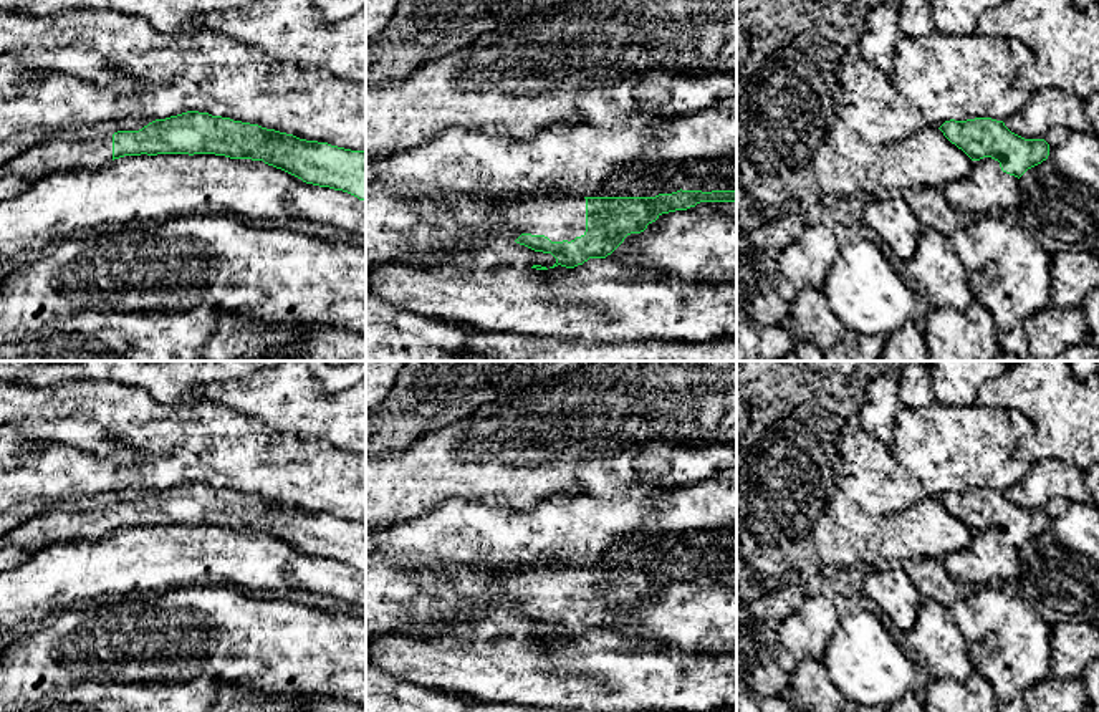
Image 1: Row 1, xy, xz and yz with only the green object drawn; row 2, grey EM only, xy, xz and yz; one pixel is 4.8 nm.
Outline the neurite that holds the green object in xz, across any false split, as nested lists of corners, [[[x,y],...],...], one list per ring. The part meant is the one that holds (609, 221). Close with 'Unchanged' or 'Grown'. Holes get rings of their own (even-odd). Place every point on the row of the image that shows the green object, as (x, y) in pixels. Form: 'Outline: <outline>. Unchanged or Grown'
Outline: [[[677,190],[672,194],[659,194],[655,197],[564,197],[564,195],[535,195],[535,197],[500,197],[500,199],[480,199],[480,197],[425,197],[422,199],[415,210],[419,214],[419,219],[427,220],[430,224],[435,222],[437,215],[440,212],[454,212],[458,217],[458,222],[467,229],[467,230],[477,230],[483,225],[513,225],[521,232],[521,235],[515,240],[520,245],[525,245],[535,252],[543,252],[543,253],[551,253],[556,258],[556,263],[550,268],[554,268],[558,265],[566,267],[566,268],[574,268],[578,265],[583,265],[589,258],[606,258],[611,255],[627,235],[631,233],[641,233],[647,229],[649,224],[655,222],[662,214],[675,212],[675,210],[687,210],[690,207],[695,207],[700,202],[735,202],[737,200],[737,190],[712,190],[712,192],[702,192],[702,190]]]. Grown

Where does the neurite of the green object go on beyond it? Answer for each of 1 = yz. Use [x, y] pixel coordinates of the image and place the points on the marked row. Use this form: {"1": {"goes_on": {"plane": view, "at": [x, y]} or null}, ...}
{"1": {"goes_on": null}}

